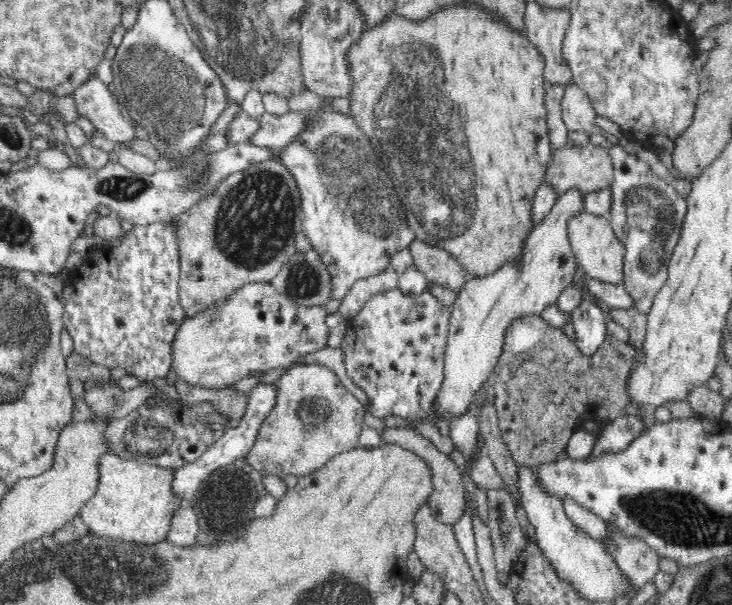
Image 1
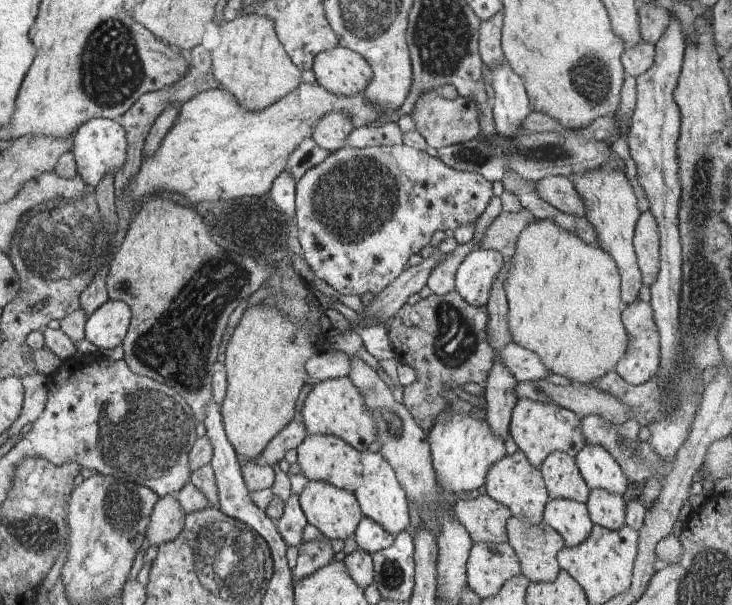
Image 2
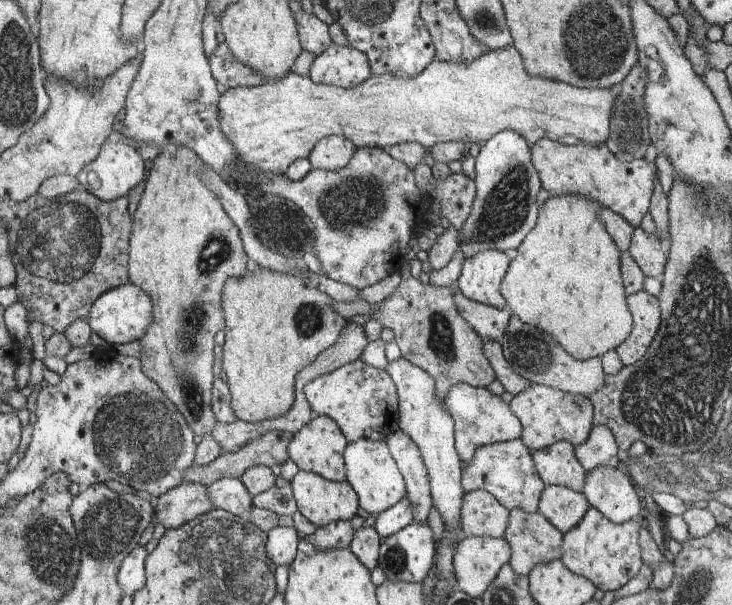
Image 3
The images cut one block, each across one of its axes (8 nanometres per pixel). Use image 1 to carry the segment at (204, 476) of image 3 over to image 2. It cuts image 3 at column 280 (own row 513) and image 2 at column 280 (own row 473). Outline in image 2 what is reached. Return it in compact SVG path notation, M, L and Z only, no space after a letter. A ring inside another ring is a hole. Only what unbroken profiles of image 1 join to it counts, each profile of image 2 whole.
M296 408L291 422L275 435L268 446L255 456L252 461L255 464L272 466L284 459L288 451L295 450L308 436L308 430L304 426L303 417Z

